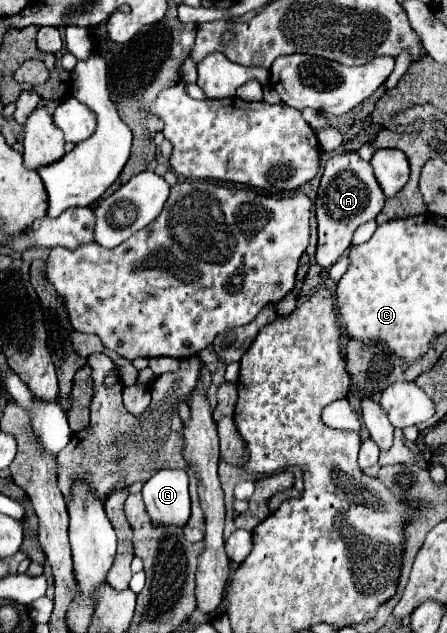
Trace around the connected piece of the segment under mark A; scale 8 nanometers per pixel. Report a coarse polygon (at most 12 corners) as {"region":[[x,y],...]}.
{"region":[[358,153],[328,159],[316,197],[318,253],[332,267],[376,219],[384,191]]}

